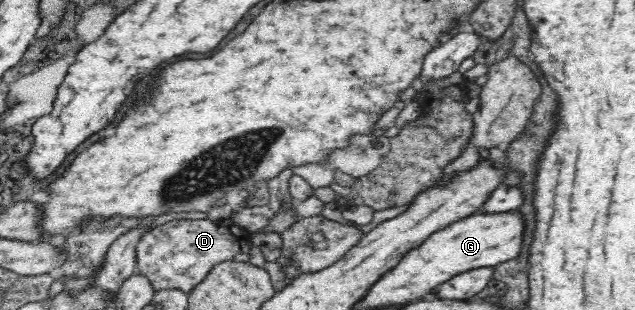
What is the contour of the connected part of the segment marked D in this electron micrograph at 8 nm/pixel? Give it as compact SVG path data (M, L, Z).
M173 219L142 234L136 246L136 270L147 278L156 292L159 290L180 290L189 294L195 286L207 278L213 266L221 262L249 262L250 251L254 250L250 233L234 224L233 220L210 221L201 219Z

